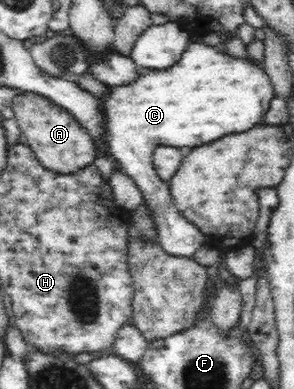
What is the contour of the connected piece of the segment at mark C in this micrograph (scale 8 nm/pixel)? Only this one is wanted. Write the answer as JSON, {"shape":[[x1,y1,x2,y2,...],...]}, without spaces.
{"shape":[[190,42,178,64,166,70,146,68,140,70,140,76,126,86,110,86,109,98,100,99,104,113,104,143,108,144,109,156,115,158,116,164,138,185,143,194,146,218,151,218,157,228,158,242,166,253,174,256,192,258,195,252,205,248,204,234,178,210,174,204,169,183,163,181,152,171,152,155,156,147,173,146,190,148,208,144,226,136,246,132,252,126,260,124,262,116,269,110,270,102,276,97,274,87,263,65,256,61,237,58,203,42]]}

